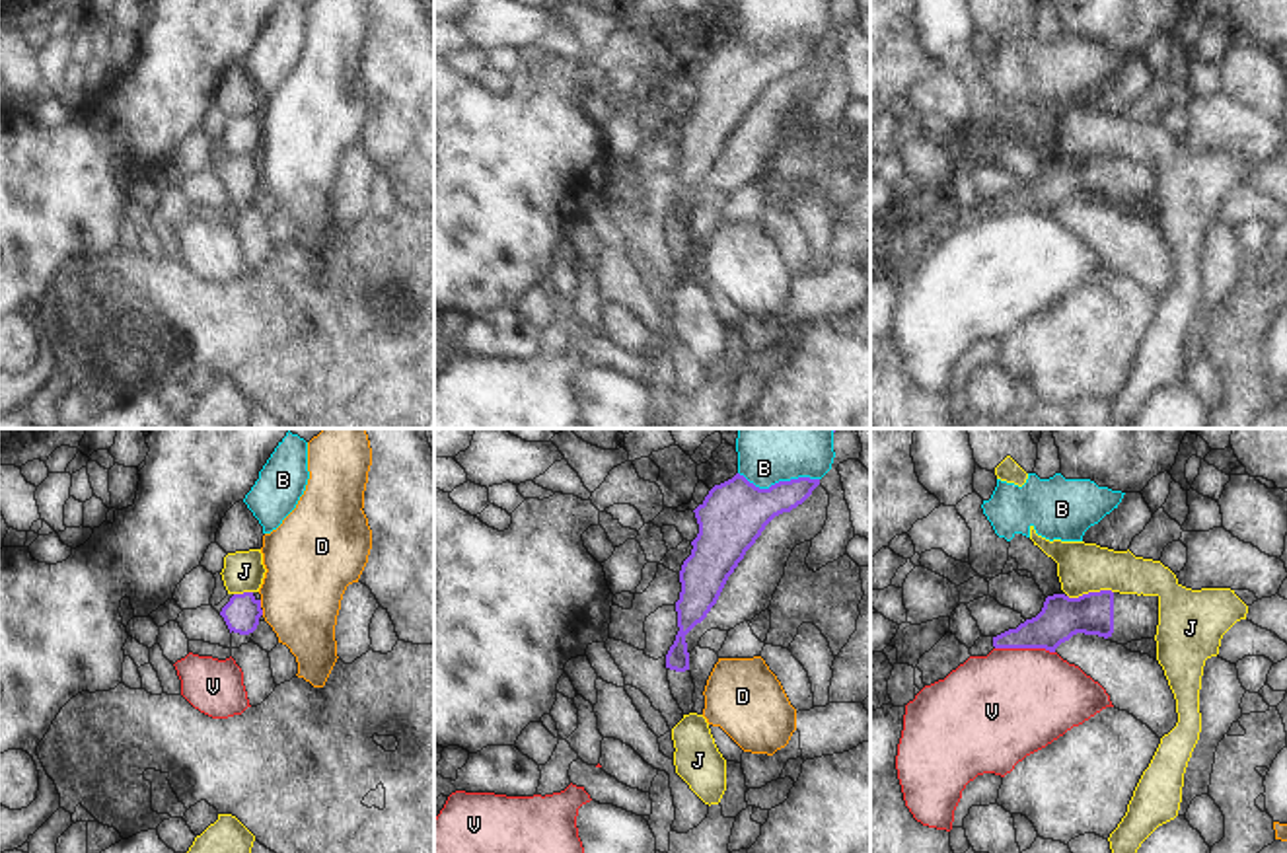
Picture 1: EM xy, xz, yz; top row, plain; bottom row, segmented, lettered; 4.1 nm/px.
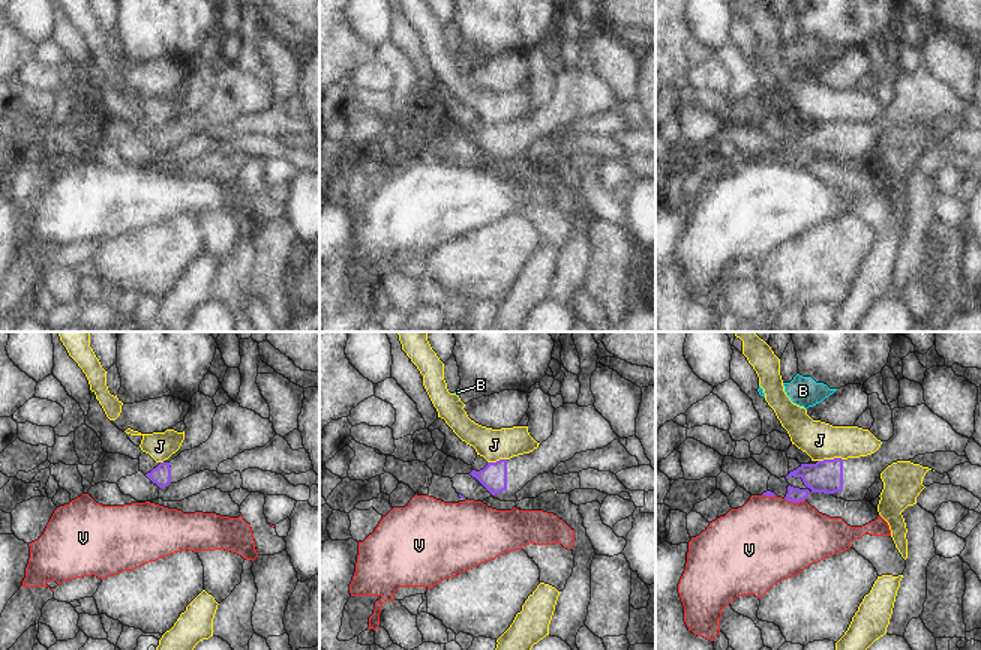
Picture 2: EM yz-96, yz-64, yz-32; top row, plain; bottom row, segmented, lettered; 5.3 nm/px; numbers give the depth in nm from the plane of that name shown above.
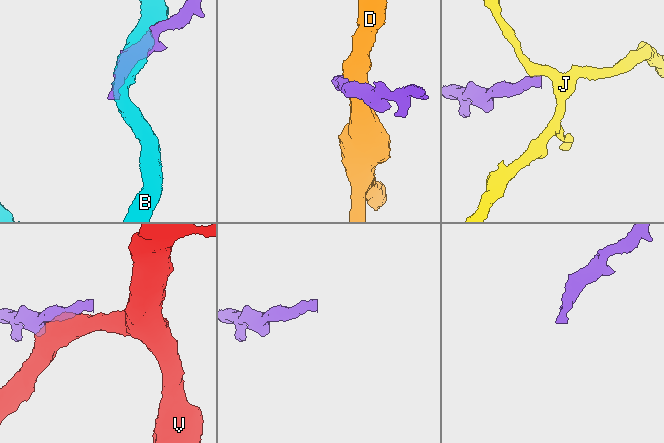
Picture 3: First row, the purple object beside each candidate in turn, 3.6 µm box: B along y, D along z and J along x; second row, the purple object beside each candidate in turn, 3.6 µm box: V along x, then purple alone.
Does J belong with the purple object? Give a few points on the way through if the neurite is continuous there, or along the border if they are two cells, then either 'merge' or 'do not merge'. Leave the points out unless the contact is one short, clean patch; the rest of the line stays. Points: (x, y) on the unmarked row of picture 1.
border yz (1112, 154), (1089, 154), (1067, 160); do not merge

